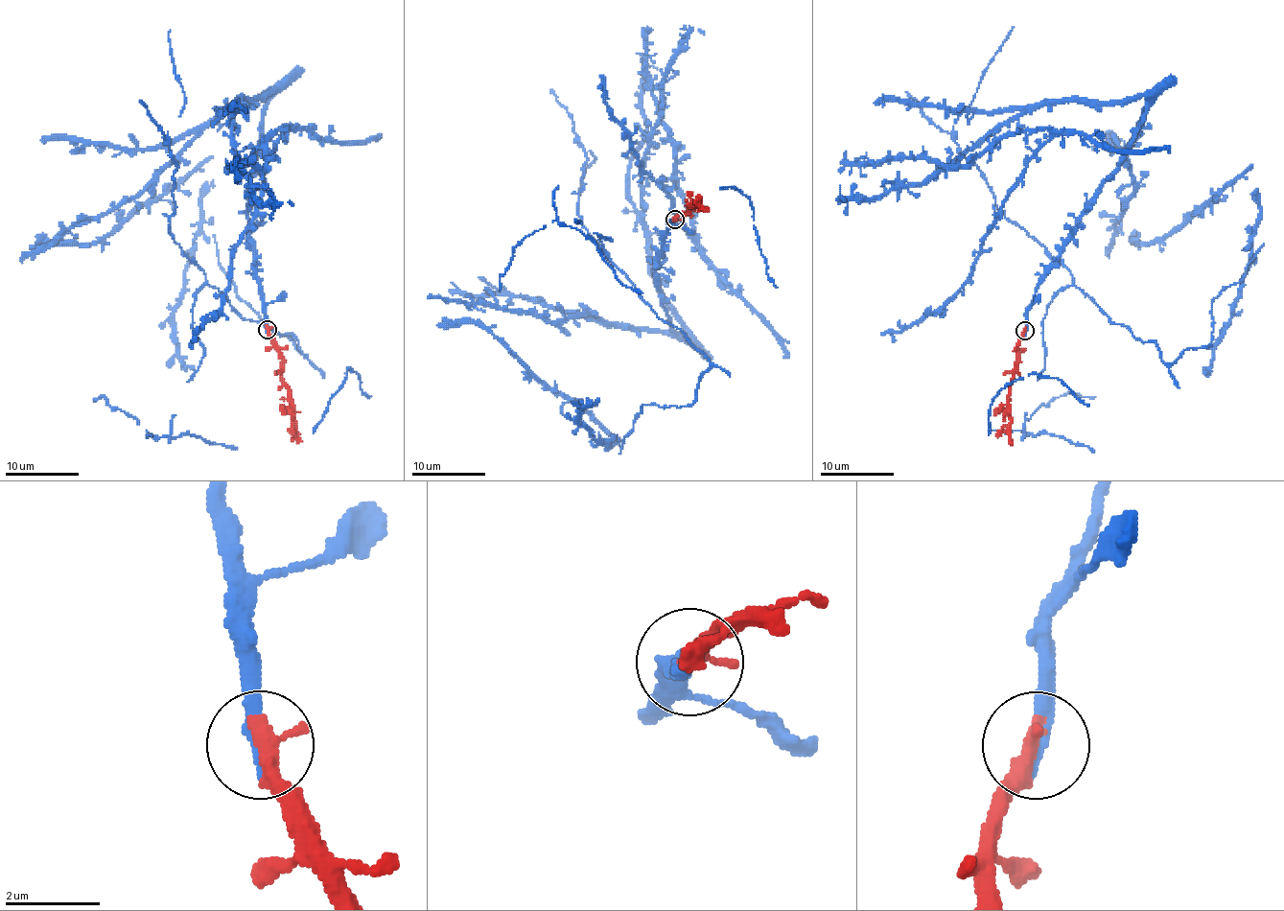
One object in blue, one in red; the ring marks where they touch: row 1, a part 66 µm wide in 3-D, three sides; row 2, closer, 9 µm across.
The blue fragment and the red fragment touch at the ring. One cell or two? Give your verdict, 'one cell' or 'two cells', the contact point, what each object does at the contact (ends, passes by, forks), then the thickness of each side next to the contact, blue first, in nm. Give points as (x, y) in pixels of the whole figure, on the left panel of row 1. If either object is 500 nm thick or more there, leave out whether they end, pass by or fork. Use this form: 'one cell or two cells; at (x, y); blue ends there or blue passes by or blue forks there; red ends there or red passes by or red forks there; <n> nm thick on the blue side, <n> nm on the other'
one cell; at (267, 329); blue ends there; red ends there; 320 nm thick on the blue side, 440 nm on the other

